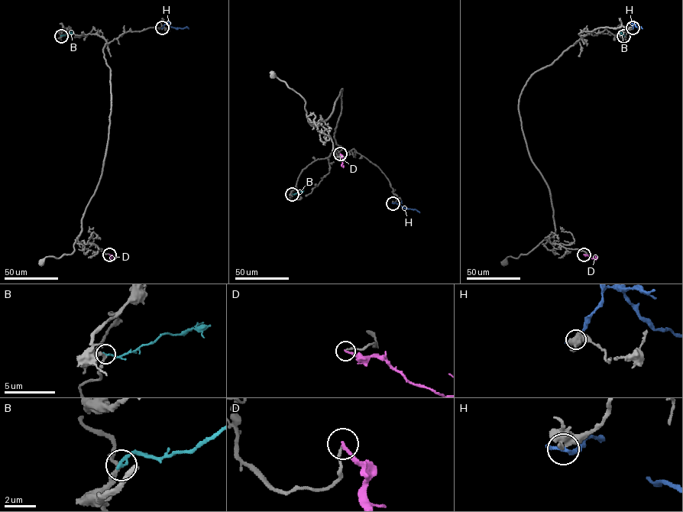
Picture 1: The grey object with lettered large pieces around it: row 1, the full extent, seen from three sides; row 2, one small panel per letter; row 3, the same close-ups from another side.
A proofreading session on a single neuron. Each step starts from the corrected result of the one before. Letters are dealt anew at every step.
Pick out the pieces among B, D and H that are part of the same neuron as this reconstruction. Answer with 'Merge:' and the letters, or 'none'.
Merge: none

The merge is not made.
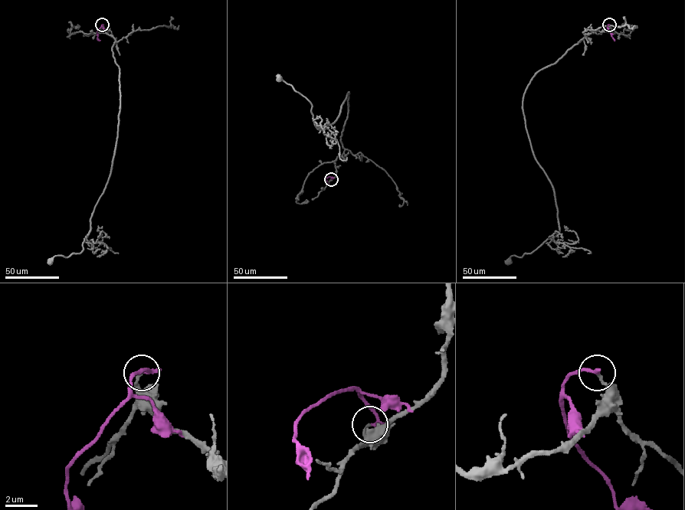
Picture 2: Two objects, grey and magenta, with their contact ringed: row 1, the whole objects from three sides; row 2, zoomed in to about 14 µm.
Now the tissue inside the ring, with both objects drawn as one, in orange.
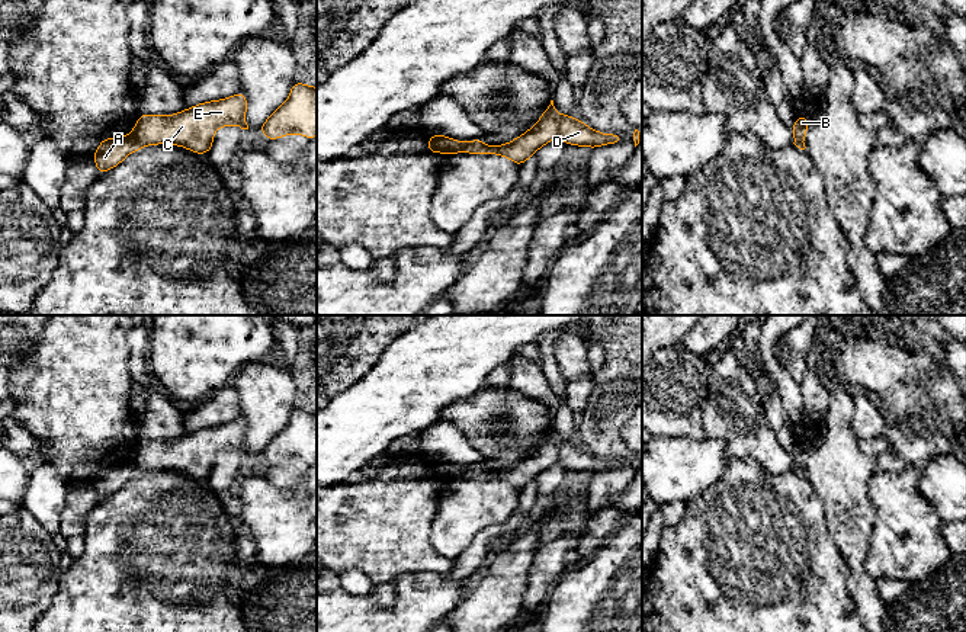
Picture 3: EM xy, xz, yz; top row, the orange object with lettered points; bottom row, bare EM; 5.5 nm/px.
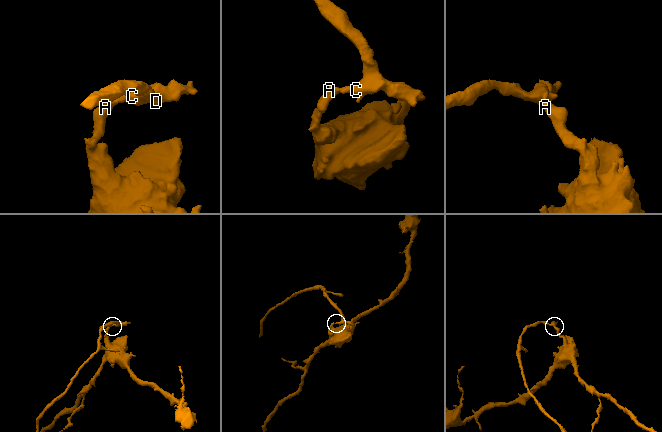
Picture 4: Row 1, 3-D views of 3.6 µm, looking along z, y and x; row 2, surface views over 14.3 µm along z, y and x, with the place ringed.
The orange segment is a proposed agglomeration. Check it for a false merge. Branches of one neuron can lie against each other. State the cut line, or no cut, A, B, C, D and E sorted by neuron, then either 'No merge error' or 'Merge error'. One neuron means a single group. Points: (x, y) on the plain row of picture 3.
Split along xy (131, 459), (144, 470). Groups: A / B C D E. Merge error

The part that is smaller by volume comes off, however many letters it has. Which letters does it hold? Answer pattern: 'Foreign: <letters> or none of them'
Foreign: B, C, D, E

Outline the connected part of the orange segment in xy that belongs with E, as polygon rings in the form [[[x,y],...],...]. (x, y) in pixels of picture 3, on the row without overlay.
[[[243,417],[221,426],[199,429],[170,442],[139,440],[132,461],[144,471],[174,469],[196,479],[208,479],[212,474],[214,459],[219,452],[237,450],[248,455],[245,447],[247,423]]]

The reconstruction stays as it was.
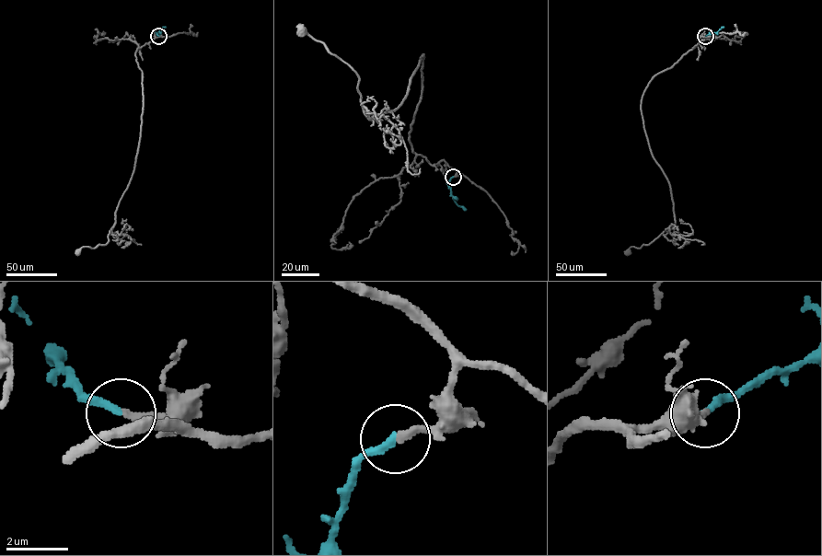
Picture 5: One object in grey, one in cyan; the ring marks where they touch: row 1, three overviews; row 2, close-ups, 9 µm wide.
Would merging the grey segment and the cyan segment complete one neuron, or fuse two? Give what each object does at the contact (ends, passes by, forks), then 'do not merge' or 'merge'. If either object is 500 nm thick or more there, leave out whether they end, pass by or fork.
grey ends; cyan ends; merge

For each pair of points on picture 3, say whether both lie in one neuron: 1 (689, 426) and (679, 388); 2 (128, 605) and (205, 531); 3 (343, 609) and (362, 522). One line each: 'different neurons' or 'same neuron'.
1: same neuron
2: same neuron
3: different neurons

